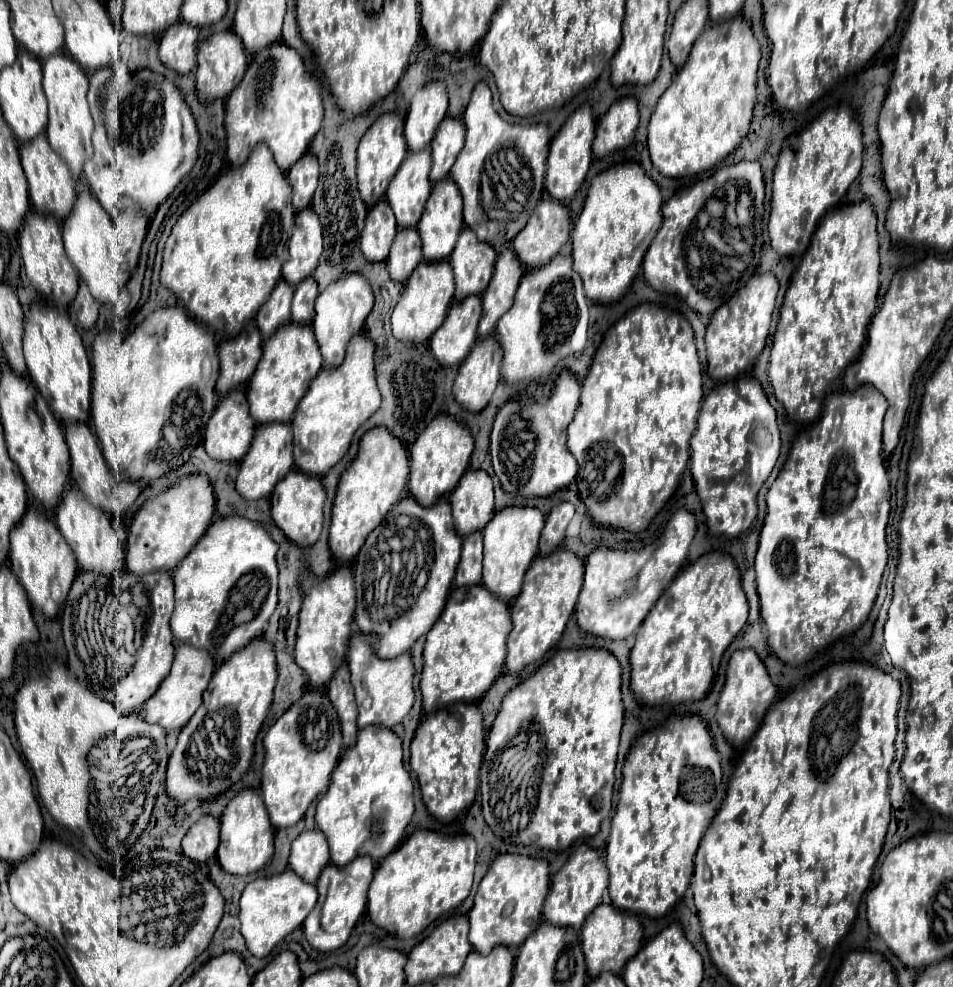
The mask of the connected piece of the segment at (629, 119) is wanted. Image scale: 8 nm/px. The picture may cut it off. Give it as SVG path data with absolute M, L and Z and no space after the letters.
M635 98L617 100L597 126L593 140L595 158L605 158L611 152L627 148L635 138L637 124L639 124L637 100Z

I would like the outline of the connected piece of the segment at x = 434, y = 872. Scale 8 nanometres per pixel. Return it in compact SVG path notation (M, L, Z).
M417 830L385 858L369 888L367 914L371 922L395 938L415 938L437 918L463 904L473 886L475 840L471 836L441 836Z

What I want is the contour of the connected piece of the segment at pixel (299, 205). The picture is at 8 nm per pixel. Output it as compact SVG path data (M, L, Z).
M303 154L287 172L287 180L293 188L293 206L297 212L305 210L311 200L313 192L319 184L319 162L313 158L313 154Z

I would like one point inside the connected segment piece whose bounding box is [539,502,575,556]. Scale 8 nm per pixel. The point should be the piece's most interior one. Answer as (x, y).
(553, 535)

